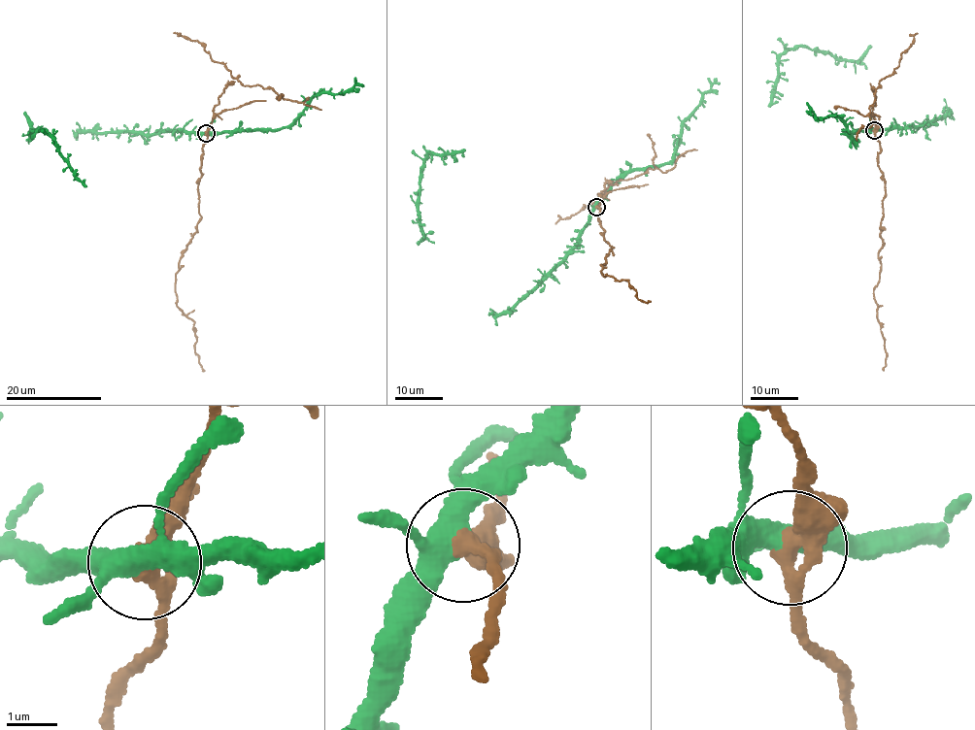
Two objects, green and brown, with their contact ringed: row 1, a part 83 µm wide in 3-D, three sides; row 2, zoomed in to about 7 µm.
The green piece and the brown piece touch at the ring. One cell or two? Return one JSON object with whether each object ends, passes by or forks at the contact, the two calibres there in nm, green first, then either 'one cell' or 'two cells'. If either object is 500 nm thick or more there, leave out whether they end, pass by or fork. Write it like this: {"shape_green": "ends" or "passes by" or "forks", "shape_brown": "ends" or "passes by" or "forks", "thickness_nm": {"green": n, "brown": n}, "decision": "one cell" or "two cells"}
{"shape_green": "forks", "shape_brown": "passes by", "thickness_nm": {"green": 360, "brown": 380}, "decision": "two cells"}

